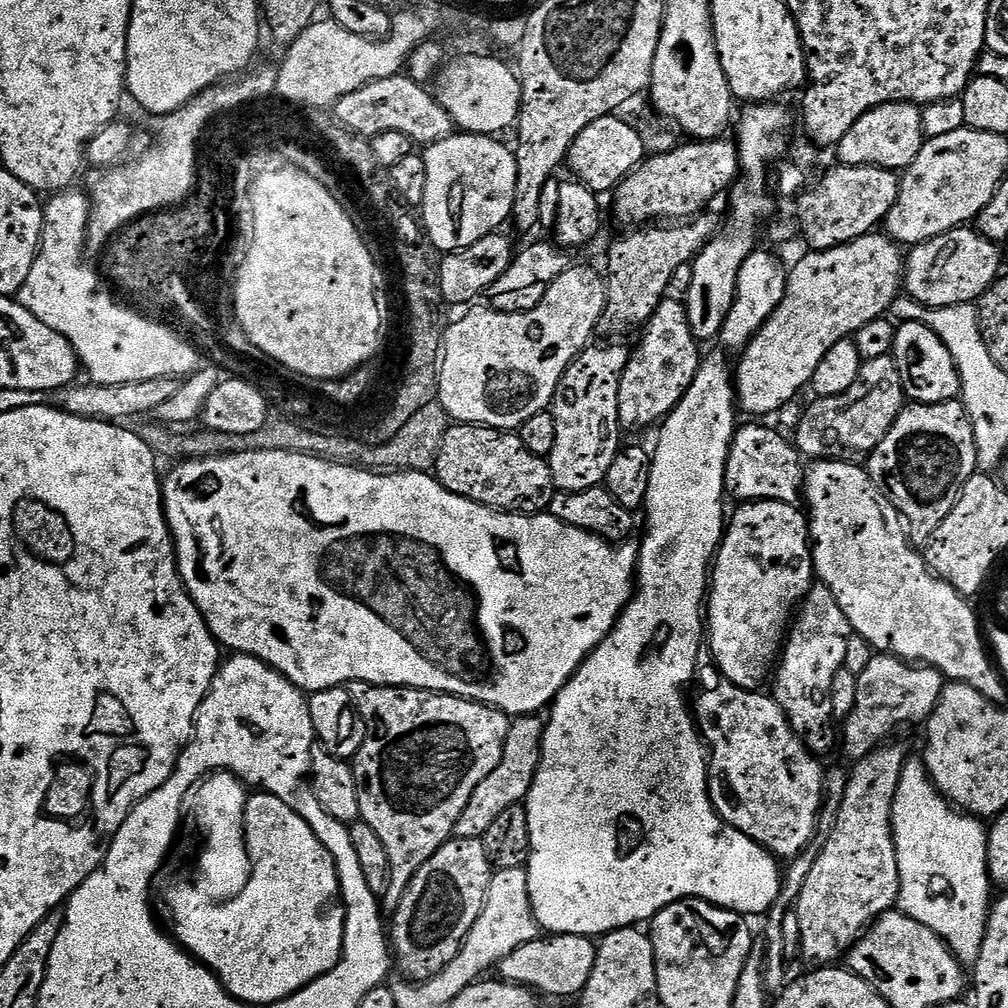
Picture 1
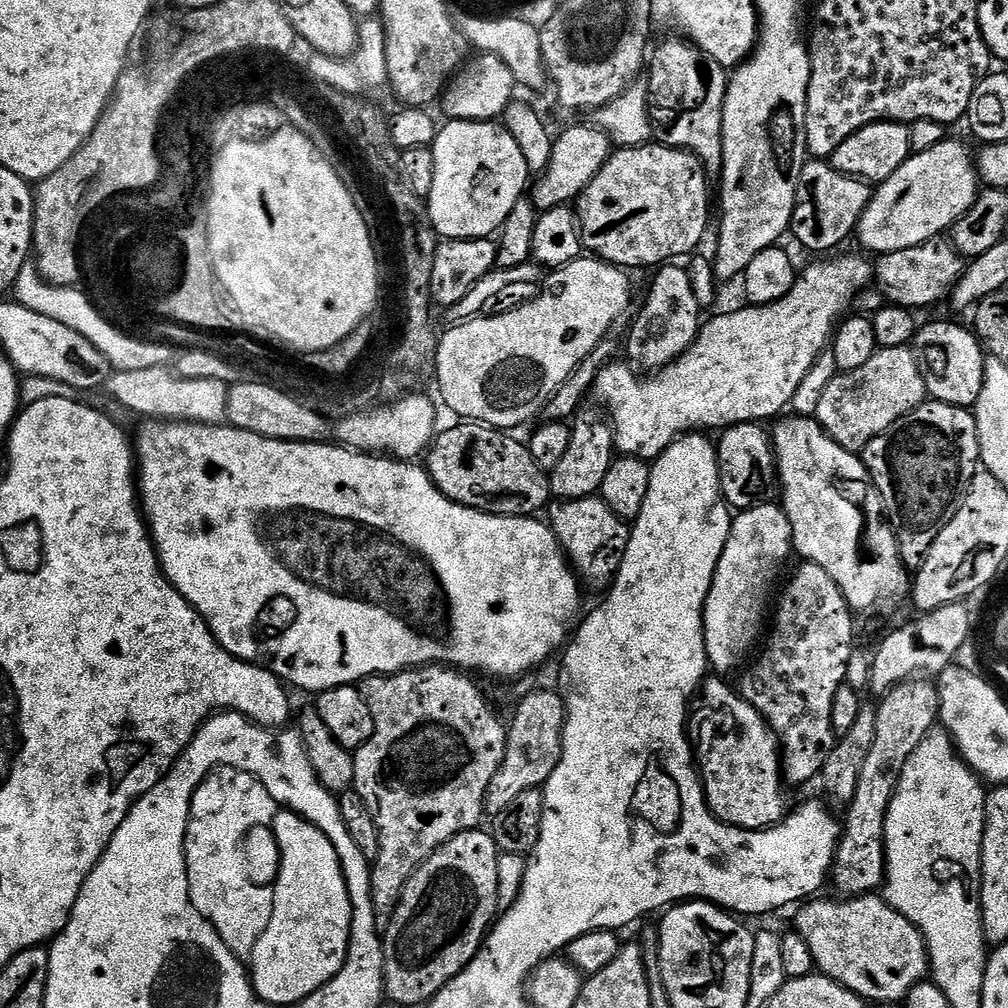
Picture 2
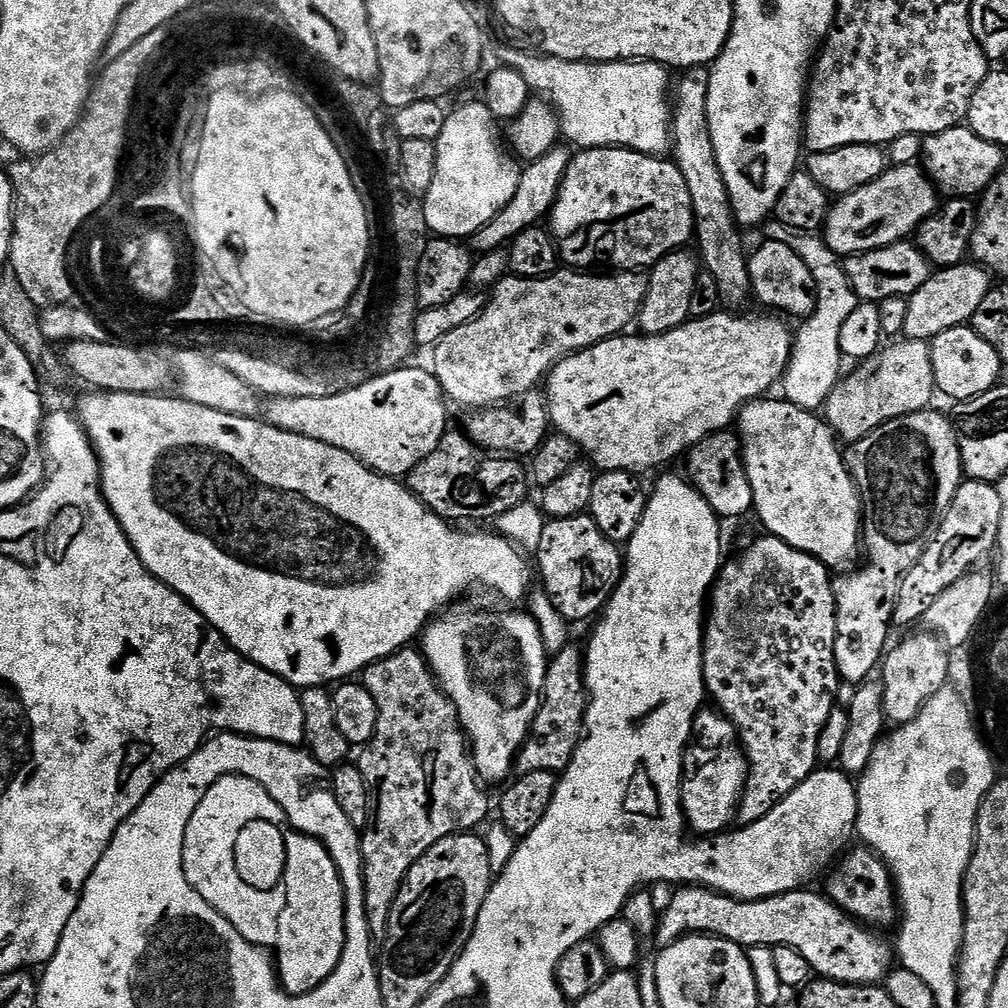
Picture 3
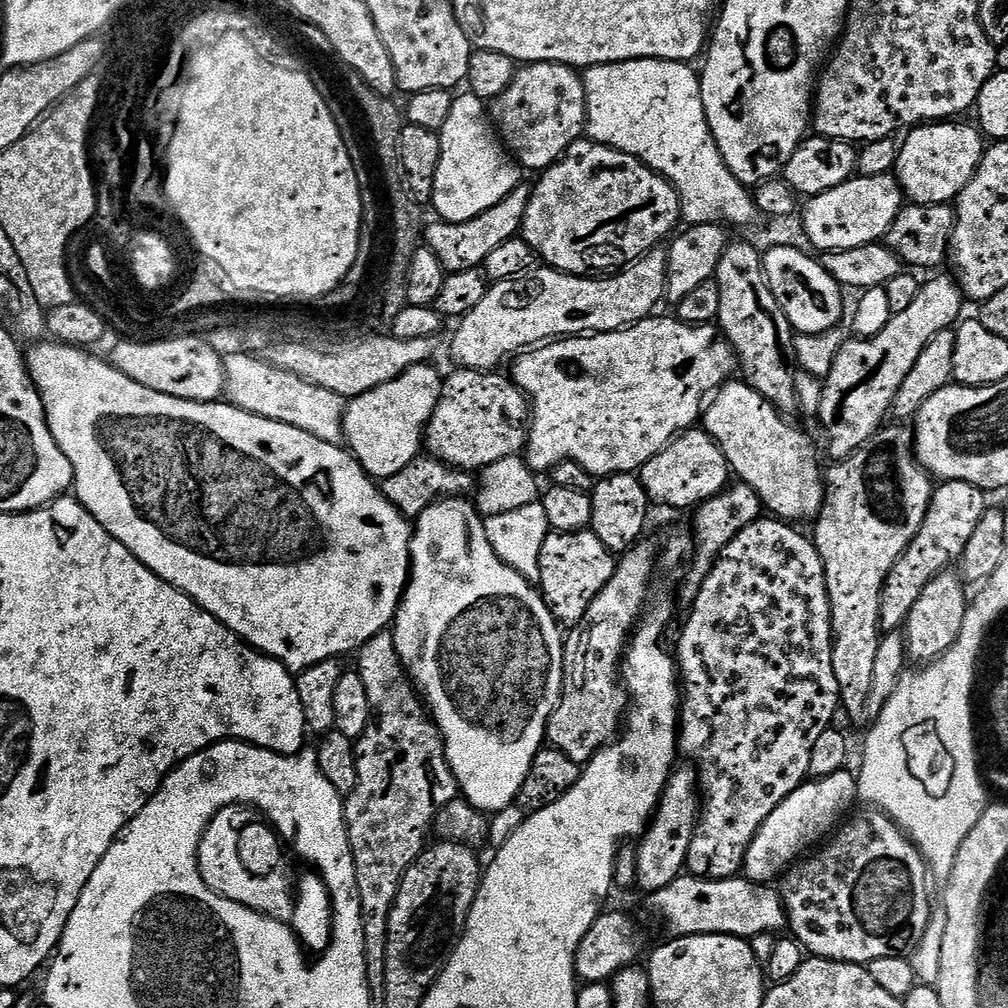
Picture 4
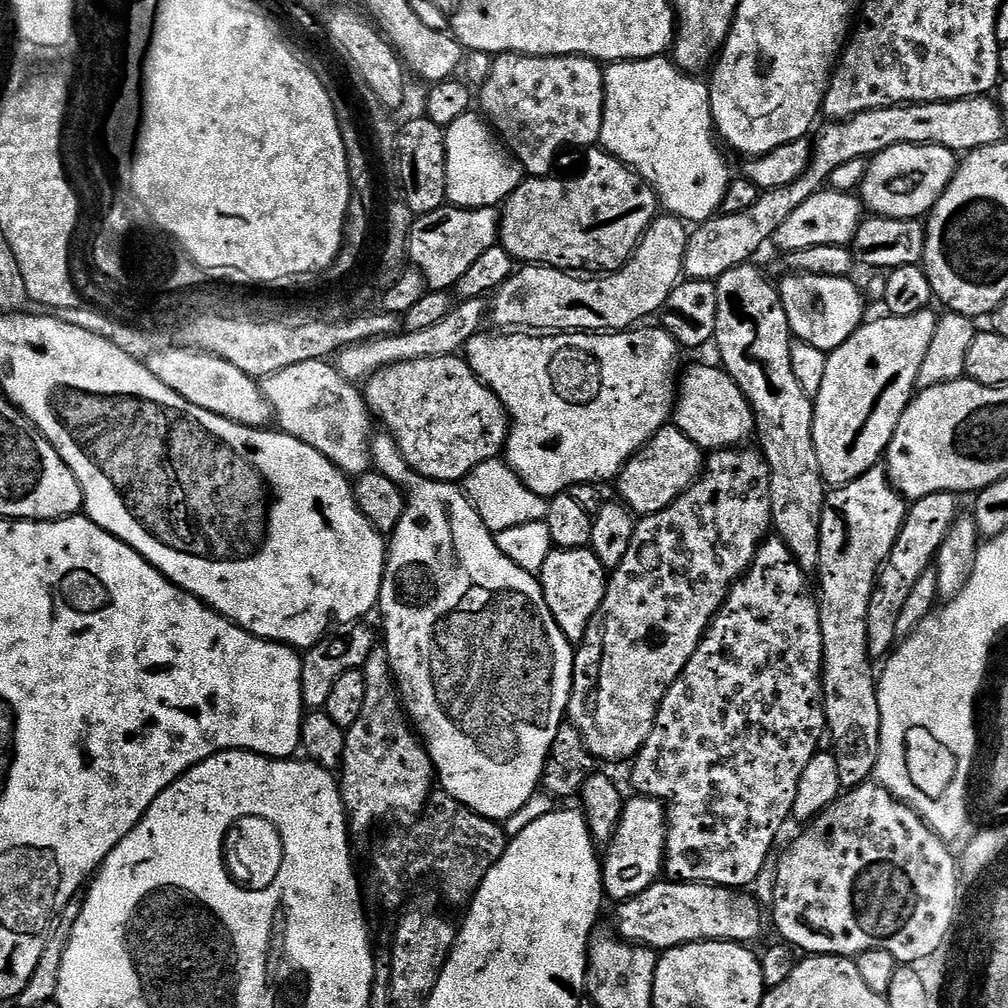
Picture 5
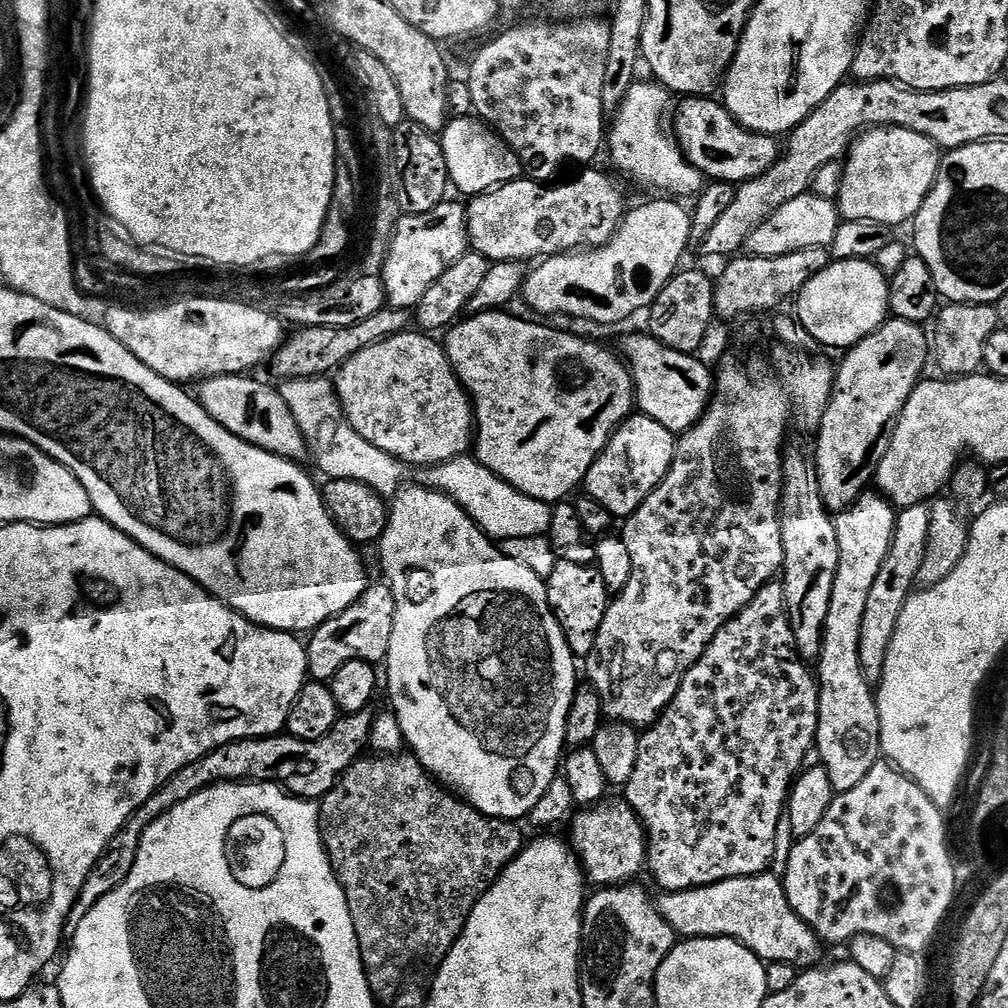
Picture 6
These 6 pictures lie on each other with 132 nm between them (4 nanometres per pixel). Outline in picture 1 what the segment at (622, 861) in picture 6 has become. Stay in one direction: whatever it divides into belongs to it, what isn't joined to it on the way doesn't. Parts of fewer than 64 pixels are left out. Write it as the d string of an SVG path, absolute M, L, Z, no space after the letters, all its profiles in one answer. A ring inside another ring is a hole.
M702 654L696 663L700 701L694 704L694 719L706 741L708 757L708 793L717 814L729 828L737 828L777 858L793 858L810 843L816 833L822 801L825 799L826 768L807 748L790 726L779 702L752 688L739 688L720 675L711 655Z

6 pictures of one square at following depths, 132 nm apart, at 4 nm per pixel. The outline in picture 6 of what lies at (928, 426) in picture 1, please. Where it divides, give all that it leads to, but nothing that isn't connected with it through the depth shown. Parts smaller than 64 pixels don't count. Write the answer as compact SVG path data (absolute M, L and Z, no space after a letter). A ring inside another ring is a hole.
M868 490L859 496L845 512L835 513L836 533L838 534L838 574L834 578L834 590L830 594L830 610L826 614L824 641L818 661L818 683L820 686L820 717L816 731L815 748L820 752L820 763L830 774L830 786L833 793L854 790L866 774L881 759L880 719L873 685L862 674L858 658L858 634L862 634L862 613L866 611L866 598L870 595L870 586L886 562L890 542L894 538L897 509L889 504L879 491Z

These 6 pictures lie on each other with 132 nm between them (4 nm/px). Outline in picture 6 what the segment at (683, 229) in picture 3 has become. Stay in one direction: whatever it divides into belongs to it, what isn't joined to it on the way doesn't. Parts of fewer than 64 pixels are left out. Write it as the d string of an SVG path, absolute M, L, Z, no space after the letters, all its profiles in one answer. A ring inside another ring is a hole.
M588 172L581 180L572 180L569 184L557 183L555 186L549 186L547 183L533 180L531 178L521 178L511 180L508 184L502 184L498 188L492 189L491 192L483 192L480 196L473 196L467 201L466 211L468 213L468 242L471 251L482 254L490 262L499 262L501 260L515 260L517 262L535 261L537 258L547 258L549 256L559 256L565 252L588 248L598 248L605 244L610 237L614 235L617 228L620 227L620 221L626 215L626 207L624 208L624 192L607 176L604 172Z

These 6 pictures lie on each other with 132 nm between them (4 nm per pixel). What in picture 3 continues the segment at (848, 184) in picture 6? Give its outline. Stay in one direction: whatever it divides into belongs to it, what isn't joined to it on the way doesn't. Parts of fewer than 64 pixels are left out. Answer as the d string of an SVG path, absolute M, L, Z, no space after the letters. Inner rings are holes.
M967 126L942 130L933 136L925 136L923 142L924 171L941 193L948 192L944 194L952 198L979 197L984 189L990 186L990 182L998 175L1000 167L1006 162L1005 149L998 144L986 142L986 138L978 138L978 134L974 134Z

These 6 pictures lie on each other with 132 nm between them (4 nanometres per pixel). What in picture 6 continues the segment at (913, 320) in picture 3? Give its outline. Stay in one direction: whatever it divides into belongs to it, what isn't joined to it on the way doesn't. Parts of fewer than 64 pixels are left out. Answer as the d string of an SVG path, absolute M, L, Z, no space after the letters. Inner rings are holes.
M895 318L885 319L880 327L873 330L869 336L862 338L851 348L843 353L844 361L838 364L834 372L834 379L832 381L832 398L828 401L828 405L824 410L824 416L820 420L820 427L815 433L816 436L816 460L814 456L814 467L816 469L816 481L820 487L821 498L824 500L825 507L828 508L829 513L835 514L838 512L845 512L854 501L864 495L866 489L873 483L876 475L876 467L882 462L882 458L886 454L886 450L890 446L890 438L892 437L892 430L896 427L896 420L902 414L902 410L906 406L906 402L910 398L910 394L916 389L917 384L920 383L922 377L925 375L924 363L929 363L930 360L930 340L924 337L925 329L919 324L910 322L909 320L898 320Z

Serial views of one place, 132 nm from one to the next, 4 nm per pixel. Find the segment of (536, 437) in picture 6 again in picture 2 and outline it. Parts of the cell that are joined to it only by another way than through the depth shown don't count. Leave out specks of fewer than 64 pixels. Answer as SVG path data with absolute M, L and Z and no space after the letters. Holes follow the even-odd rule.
M835 256L817 259L820 261L809 268L801 267L792 289L772 304L743 306L737 312L724 312L713 320L705 319L695 342L673 364L645 376L635 367L621 362L601 369L596 375L594 396L596 394L605 404L615 451L620 456L651 462L679 436L708 430L704 428L723 430L732 424L754 424L779 417L791 405L798 386L802 386L802 378L810 374L810 366L814 366L816 359L829 347L834 325L849 311L848 303L855 298L856 292L873 283L871 263L867 264L860 256Z

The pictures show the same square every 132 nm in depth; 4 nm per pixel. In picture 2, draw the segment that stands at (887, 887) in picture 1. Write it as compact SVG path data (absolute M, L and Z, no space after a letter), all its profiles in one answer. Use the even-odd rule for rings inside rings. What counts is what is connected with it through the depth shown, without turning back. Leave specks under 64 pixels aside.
M913 678L903 681L883 693L880 705L875 705L874 711L877 720L877 729L874 731L874 742L870 746L869 754L862 764L857 789L854 796L846 805L848 813L842 816L842 831L840 841L836 847L836 857L832 863L830 873L831 887L836 887L841 897L855 898L875 893L886 879L886 865L884 862L884 811L892 800L892 791L900 777L900 771L908 760L908 755L915 750L926 738L929 732L937 727L940 714L940 689L935 683L927 684L927 679Z

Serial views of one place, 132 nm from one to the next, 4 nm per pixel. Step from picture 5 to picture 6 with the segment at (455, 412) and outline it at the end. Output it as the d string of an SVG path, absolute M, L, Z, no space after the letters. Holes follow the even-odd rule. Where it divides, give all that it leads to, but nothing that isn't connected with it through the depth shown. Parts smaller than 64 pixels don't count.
M409 330L374 346L366 346L366 350L354 354L354 358L336 369L334 383L349 426L358 430L366 442L398 458L405 466L441 464L465 455L473 447L474 405L448 361L443 343L431 335Z

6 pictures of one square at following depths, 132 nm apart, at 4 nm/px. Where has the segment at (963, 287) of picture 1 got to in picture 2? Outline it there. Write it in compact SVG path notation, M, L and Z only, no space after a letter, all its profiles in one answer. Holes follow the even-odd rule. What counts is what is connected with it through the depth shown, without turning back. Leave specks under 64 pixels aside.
M947 239L927 240L924 244L910 246L906 250L885 252L874 264L874 284L880 287L889 305L917 310L936 304L951 291L960 280L966 267L965 257L957 252Z

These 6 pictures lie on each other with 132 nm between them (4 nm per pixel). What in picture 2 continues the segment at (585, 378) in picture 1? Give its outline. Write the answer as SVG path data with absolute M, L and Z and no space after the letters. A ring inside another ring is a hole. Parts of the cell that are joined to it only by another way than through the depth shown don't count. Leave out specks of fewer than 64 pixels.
M585 407L576 413L571 421L572 437L562 462L554 466L550 474L550 492L556 500L577 500L597 495L602 486L602 478L606 478L606 470L610 470L614 459L614 437L612 425L603 411Z

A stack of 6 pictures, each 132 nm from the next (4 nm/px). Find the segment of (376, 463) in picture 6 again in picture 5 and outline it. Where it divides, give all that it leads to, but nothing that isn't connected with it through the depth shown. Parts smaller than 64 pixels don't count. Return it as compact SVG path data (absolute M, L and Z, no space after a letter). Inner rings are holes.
M311 360L286 366L286 370L263 377L262 387L279 431L314 446L349 477L361 476L372 468L369 406L363 391L353 381L342 378L333 363Z

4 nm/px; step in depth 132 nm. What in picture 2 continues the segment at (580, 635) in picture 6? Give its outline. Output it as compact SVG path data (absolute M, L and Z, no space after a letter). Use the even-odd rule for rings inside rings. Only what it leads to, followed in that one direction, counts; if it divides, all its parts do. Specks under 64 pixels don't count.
M599 495L578 498L577 500L556 500L546 508L546 523L556 535L572 565L581 585L592 592L603 593L616 579L616 571L620 568L622 558L626 554L626 546L630 528L625 521L614 514Z

